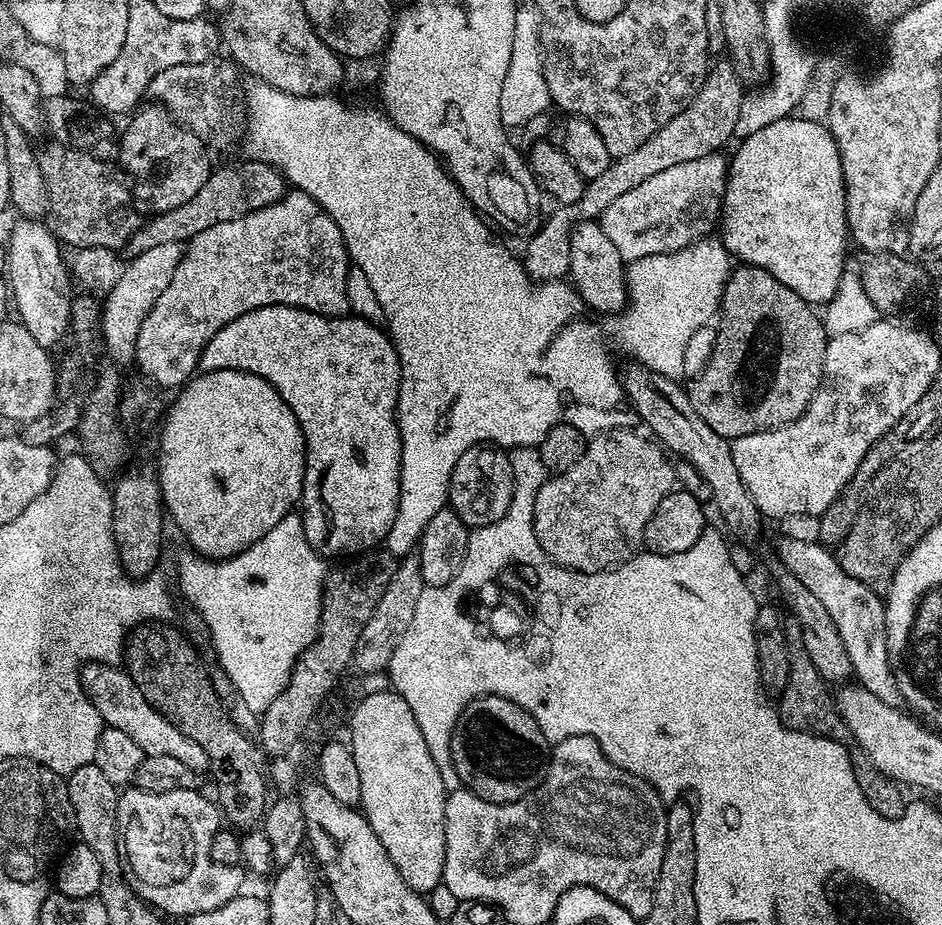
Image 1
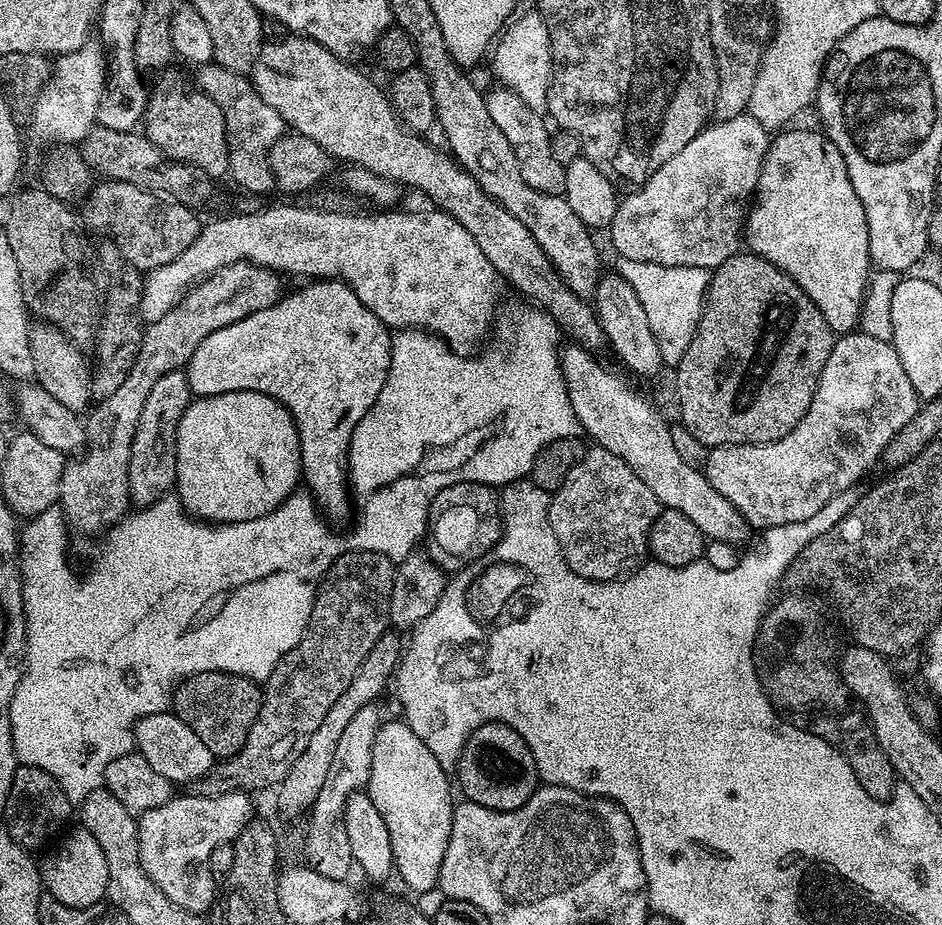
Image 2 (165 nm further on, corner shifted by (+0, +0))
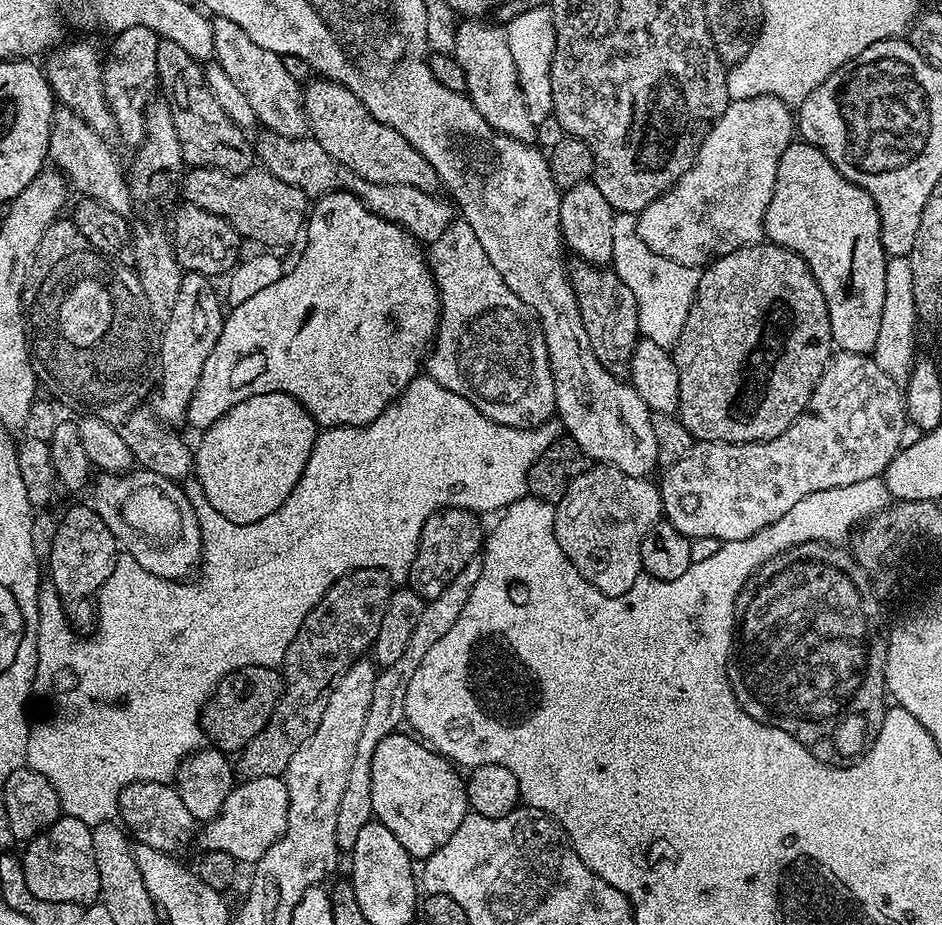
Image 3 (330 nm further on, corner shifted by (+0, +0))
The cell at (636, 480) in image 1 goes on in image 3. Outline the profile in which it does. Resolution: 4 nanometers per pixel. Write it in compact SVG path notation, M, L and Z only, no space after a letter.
M611 466L589 467L581 476L574 478L566 490L566 494L555 505L554 534L558 538L558 546L562 546L562 554L568 561L602 594L621 596L634 586L641 576L640 547L642 538L655 524L661 523L660 490L651 479L642 476L631 476Z

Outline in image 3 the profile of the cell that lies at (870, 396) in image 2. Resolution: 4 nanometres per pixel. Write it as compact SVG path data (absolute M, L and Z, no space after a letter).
M837 351L829 360L806 410L778 438L761 444L721 444L715 440L693 443L690 454L667 469L663 473L664 481L659 481L663 519L691 539L741 540L778 522L790 506L818 490L883 477L888 463L905 443L904 395L901 385L885 374L871 355Z

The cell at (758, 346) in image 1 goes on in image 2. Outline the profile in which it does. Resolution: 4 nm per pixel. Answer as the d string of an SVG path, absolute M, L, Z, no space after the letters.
M741 250L736 255L726 258L711 273L708 282L708 295L704 301L704 309L700 315L700 321L696 327L694 338L690 346L686 346L686 354L674 365L676 372L676 400L680 403L679 423L683 424L698 442L702 442L708 449L714 449L723 444L765 444L782 439L806 414L810 402L814 398L814 390L818 386L818 378L826 366L826 358L830 358L830 350L834 343L834 333L832 328L822 318L822 310L810 302L810 298L794 281L789 278L784 271L770 262L766 258L756 256L753 252Z

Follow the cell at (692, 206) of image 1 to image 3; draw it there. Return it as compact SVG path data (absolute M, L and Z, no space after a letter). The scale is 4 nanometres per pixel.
M759 96L728 103L722 118L718 118L718 122L714 122L706 134L690 170L686 170L676 184L636 216L636 232L642 242L646 242L646 246L650 246L650 250L662 258L698 269L703 269L726 254L734 254L734 250L761 243L765 239L764 219L774 194L778 162L793 140L793 109L778 98Z

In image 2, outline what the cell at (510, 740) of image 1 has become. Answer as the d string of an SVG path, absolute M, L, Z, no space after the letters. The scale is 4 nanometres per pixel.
M480 724L466 742L460 759L454 765L454 780L460 783L463 799L486 806L490 810L518 810L535 794L541 783L540 775L530 754L530 746L510 726Z

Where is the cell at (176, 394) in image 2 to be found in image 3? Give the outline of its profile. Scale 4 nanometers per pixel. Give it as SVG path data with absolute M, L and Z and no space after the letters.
M199 272L187 273L159 333L158 387L151 404L164 426L185 423L190 398L194 398L194 390L198 390L198 378L202 378L202 366L206 366L206 358L210 358L210 350L214 350L222 334L226 312L220 309L221 297L216 297L215 290L208 284L211 284L209 277Z

